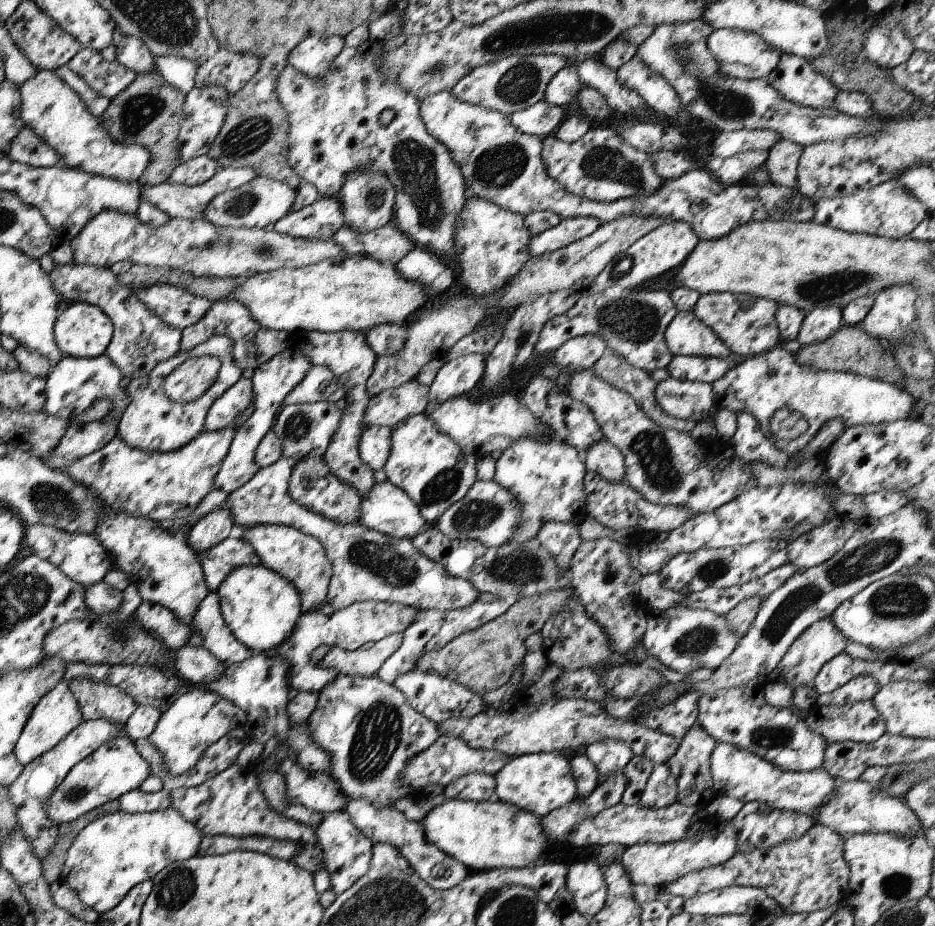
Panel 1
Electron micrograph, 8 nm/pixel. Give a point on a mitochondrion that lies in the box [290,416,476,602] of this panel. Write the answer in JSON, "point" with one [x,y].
{"point":[395,569]}

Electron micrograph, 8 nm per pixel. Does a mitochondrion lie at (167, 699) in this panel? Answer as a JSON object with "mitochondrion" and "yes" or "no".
{"mitochondrion":"no"}

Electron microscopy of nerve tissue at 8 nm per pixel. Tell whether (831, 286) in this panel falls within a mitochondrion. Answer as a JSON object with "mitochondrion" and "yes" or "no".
{"mitochondrion":"yes"}

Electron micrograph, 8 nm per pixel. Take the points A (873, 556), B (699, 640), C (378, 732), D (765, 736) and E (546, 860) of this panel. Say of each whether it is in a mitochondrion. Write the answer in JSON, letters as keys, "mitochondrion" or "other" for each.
{"A":"mitochondrion","B":"mitochondrion","C":"mitochondrion","D":"mitochondrion","E":"other"}

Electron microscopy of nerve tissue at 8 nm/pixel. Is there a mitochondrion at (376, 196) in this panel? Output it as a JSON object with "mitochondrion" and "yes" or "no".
{"mitochondrion":"yes"}

